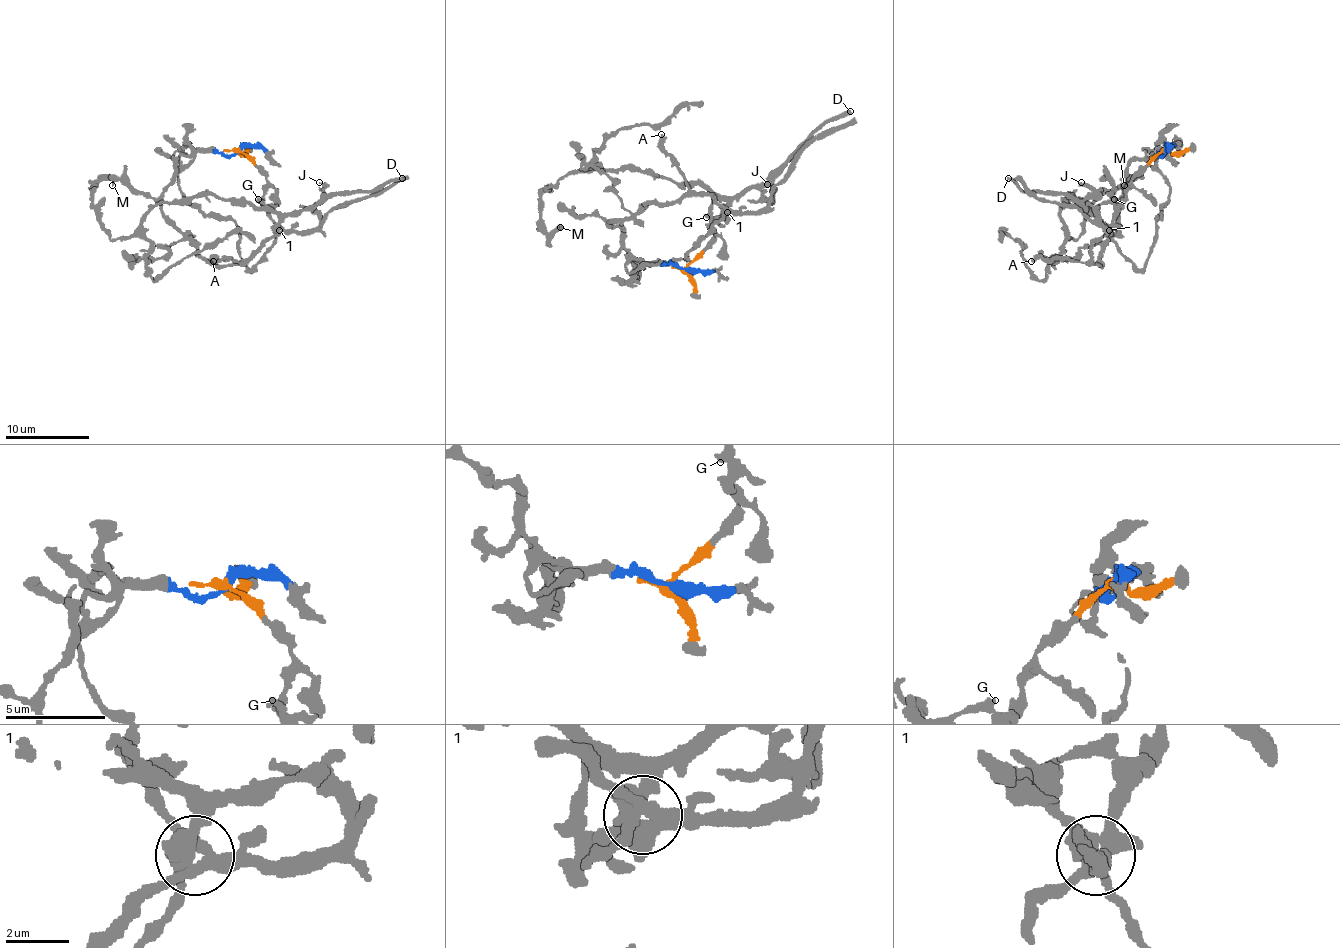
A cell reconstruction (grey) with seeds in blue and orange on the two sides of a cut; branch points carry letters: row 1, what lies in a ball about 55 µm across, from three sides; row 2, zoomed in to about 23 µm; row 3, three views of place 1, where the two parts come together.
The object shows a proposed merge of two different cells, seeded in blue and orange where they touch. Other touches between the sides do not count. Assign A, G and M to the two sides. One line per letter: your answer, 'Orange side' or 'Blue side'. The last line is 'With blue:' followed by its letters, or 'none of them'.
A: Orange side
G: Blue side
M: Blue side
With blue: G, M

